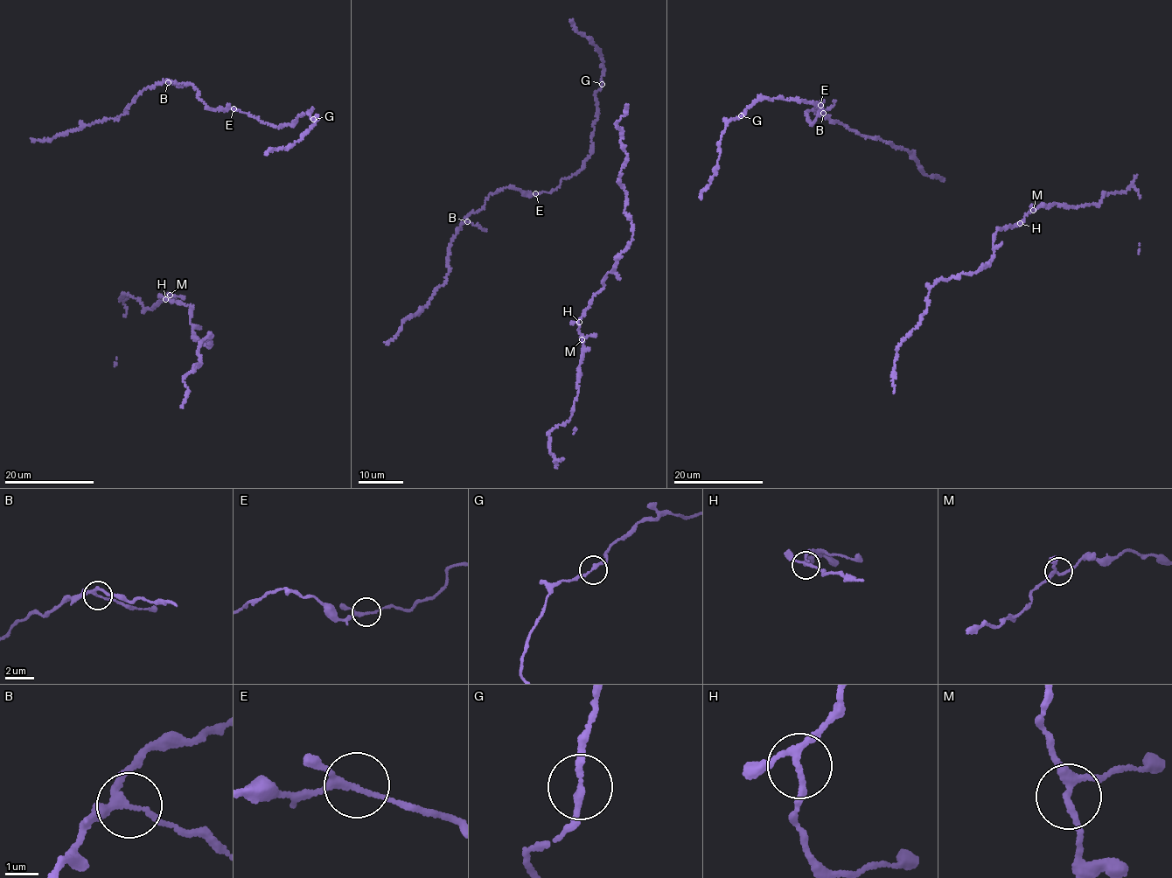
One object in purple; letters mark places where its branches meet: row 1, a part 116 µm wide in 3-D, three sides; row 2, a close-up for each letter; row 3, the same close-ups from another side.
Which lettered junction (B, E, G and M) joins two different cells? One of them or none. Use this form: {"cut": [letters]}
{"cut": []}

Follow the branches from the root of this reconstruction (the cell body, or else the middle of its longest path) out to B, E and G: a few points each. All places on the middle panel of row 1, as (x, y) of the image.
B: (422, 308), (434, 291), (446, 281), (448, 247), (456, 229), (467, 221)
E: (422, 308), (446, 281), (448, 247), (465, 218), (498, 190), (510, 186), (527, 195), (535, 193)
G: (422, 308), (446, 281), (456, 229), (491, 194), (510, 186), (530, 196), (551, 192), (583, 166), (602, 83)

